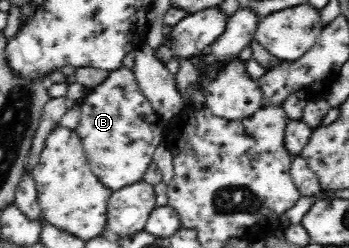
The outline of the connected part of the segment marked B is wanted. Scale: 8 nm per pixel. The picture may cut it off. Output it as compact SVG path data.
M122 66L110 71L109 76L84 98L80 108L80 120L76 131L81 139L89 166L97 179L111 192L117 192L124 186L141 181L149 164L152 163L155 149L163 143L165 129L161 116L153 110L151 103L141 94L131 68L126 69Z

